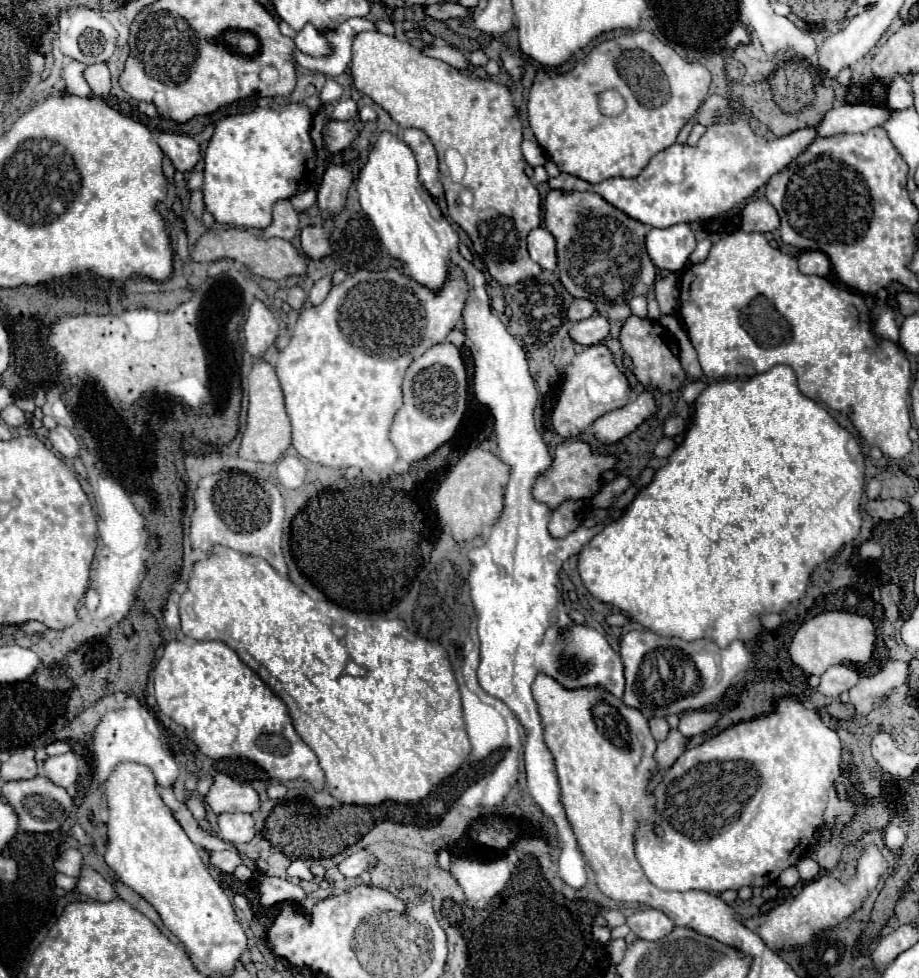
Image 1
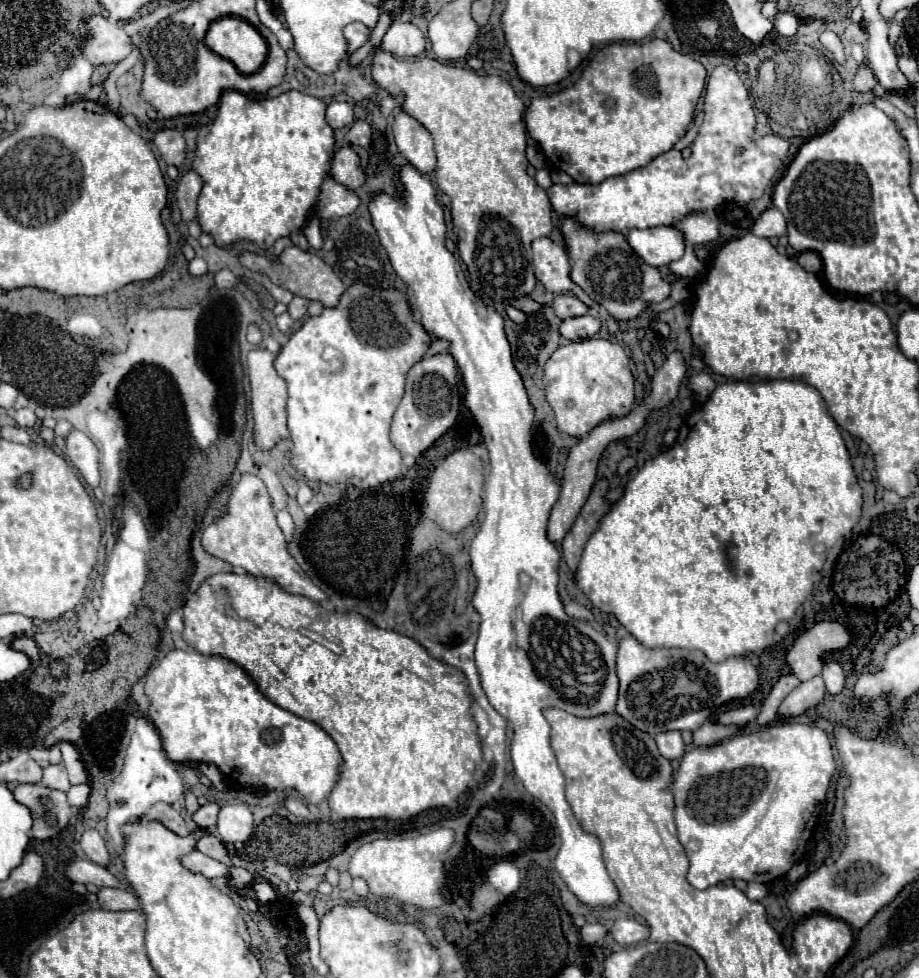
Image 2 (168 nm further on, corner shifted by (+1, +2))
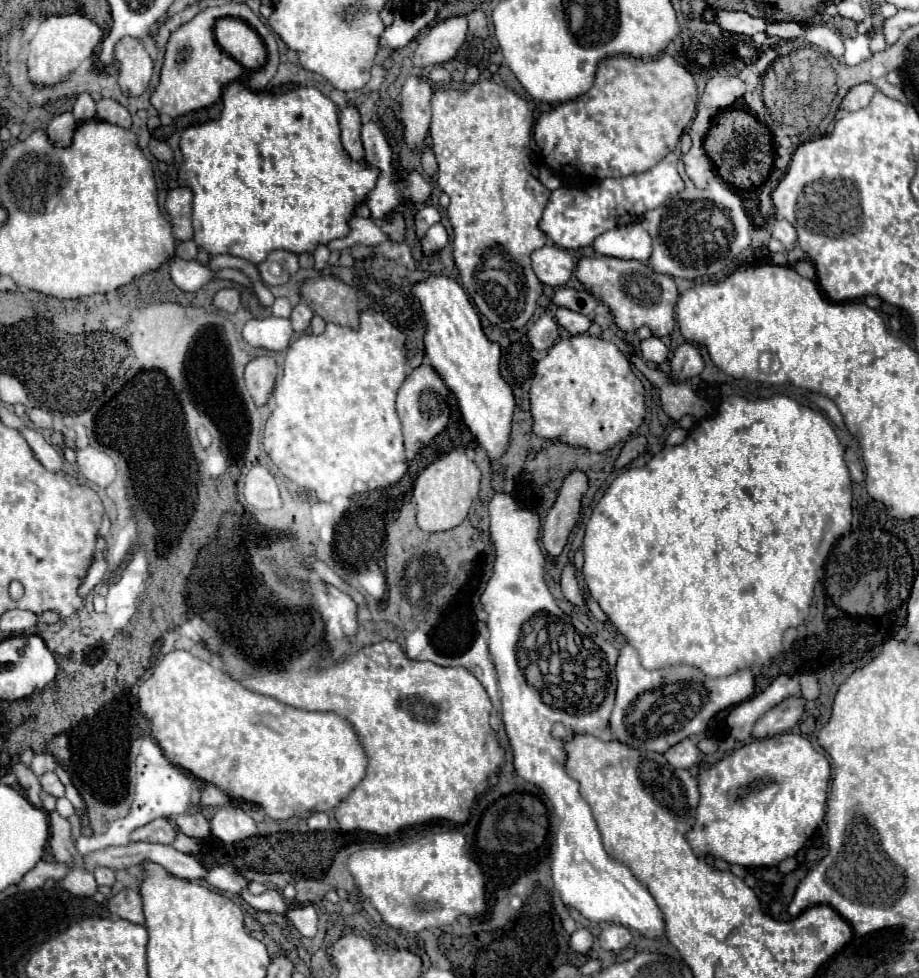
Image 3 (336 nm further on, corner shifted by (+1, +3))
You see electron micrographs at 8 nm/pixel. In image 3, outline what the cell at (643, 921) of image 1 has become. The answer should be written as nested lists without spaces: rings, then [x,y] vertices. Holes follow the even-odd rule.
[[[608,925],[602,929],[600,933],[600,945],[606,949],[606,951],[622,951],[630,945],[632,941],[632,931],[630,929],[624,929],[624,925]]]

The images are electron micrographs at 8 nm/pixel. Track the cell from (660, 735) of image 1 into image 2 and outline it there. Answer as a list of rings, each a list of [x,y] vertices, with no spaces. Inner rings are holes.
[[[668,732],[656,736],[656,746],[660,754],[668,760],[680,760],[684,756],[684,740],[680,732]]]

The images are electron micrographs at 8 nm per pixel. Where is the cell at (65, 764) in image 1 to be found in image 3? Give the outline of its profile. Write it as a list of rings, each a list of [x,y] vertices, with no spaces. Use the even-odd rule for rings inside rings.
[[[48,771],[40,777],[40,783],[42,783],[42,789],[54,797],[64,797],[64,785],[60,783],[58,775],[54,771]]]

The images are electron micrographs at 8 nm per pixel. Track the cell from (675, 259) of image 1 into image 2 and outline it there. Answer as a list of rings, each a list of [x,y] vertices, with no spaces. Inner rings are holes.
[[[656,226],[646,230],[628,230],[626,242],[632,246],[632,250],[650,266],[668,266],[680,254],[684,254],[684,240],[672,226]]]

